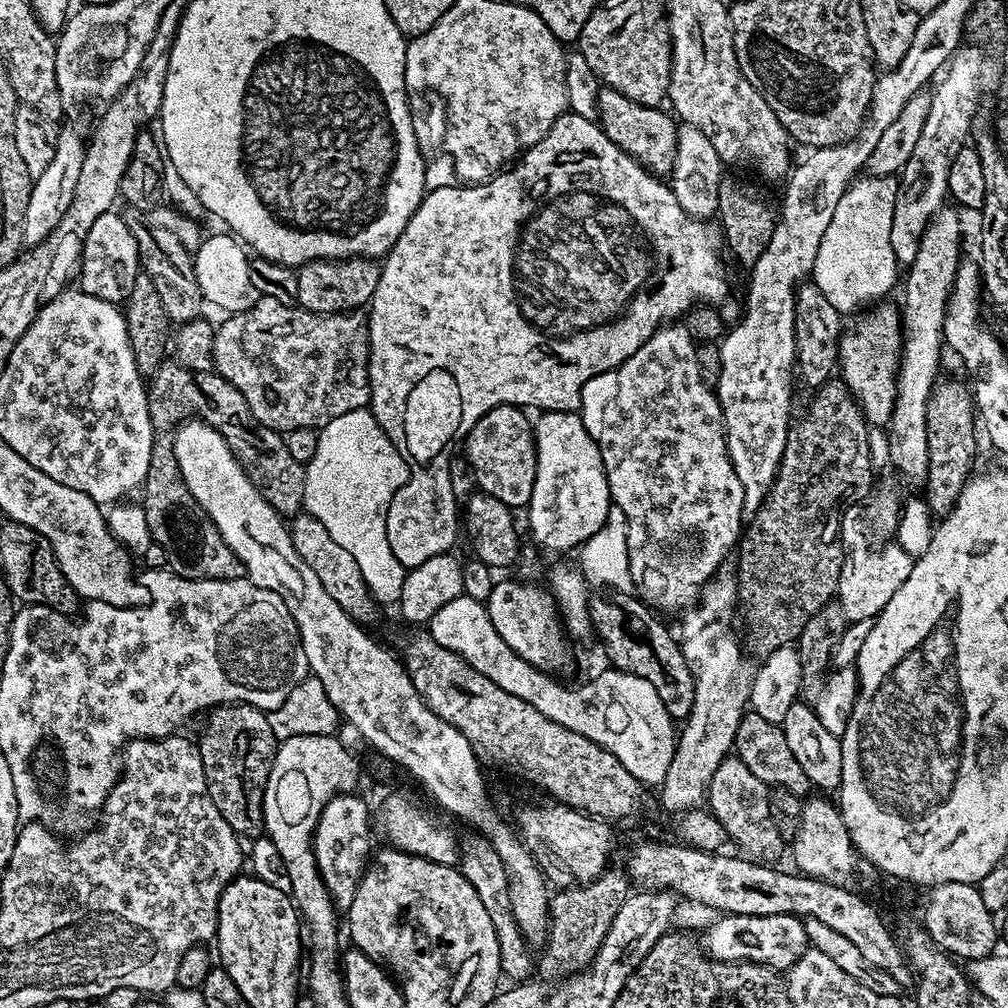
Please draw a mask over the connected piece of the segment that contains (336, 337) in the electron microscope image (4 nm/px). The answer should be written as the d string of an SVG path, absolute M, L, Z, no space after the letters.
M261 295L260 300L252 309L236 315L229 315L226 320L220 324L220 329L214 332L211 337L210 354L215 371L222 378L226 378L226 382L230 382L246 400L249 410L252 411L252 417L255 423L261 429L272 429L279 434L287 434L296 428L311 428L319 430L324 428L334 418L338 418L341 414L350 414L350 410L358 410L359 408L368 408L372 399L372 391L368 385L368 318L363 311L353 310L350 312L331 312L323 316L317 312L311 312L305 308L293 304L283 304L276 301L273 297Z

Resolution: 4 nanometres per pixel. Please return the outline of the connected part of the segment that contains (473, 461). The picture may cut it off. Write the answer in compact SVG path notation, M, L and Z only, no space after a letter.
M503 404L490 410L468 431L462 452L468 455L468 464L480 483L479 491L498 498L511 510L531 505L536 495L536 433L529 413L515 404Z

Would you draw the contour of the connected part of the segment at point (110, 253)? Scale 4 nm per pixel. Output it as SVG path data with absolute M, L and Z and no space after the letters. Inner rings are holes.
M116 210L102 213L90 226L84 240L78 265L79 291L120 306L130 298L130 290L134 290L134 278L141 274L140 247L134 234L130 234L130 226L126 226L123 215Z

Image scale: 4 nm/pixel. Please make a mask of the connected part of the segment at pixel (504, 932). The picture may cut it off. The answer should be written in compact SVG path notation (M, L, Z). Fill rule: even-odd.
M471 834L459 841L458 844L458 867L461 874L474 886L478 898L482 898L482 906L493 916L492 921L496 927L496 937L500 947L500 970L510 981L520 982L528 975L532 968L532 956L529 945L525 944L524 936L520 932L512 913L506 910L508 903L508 872L504 868L502 858L494 850L494 846L486 837L479 834Z

